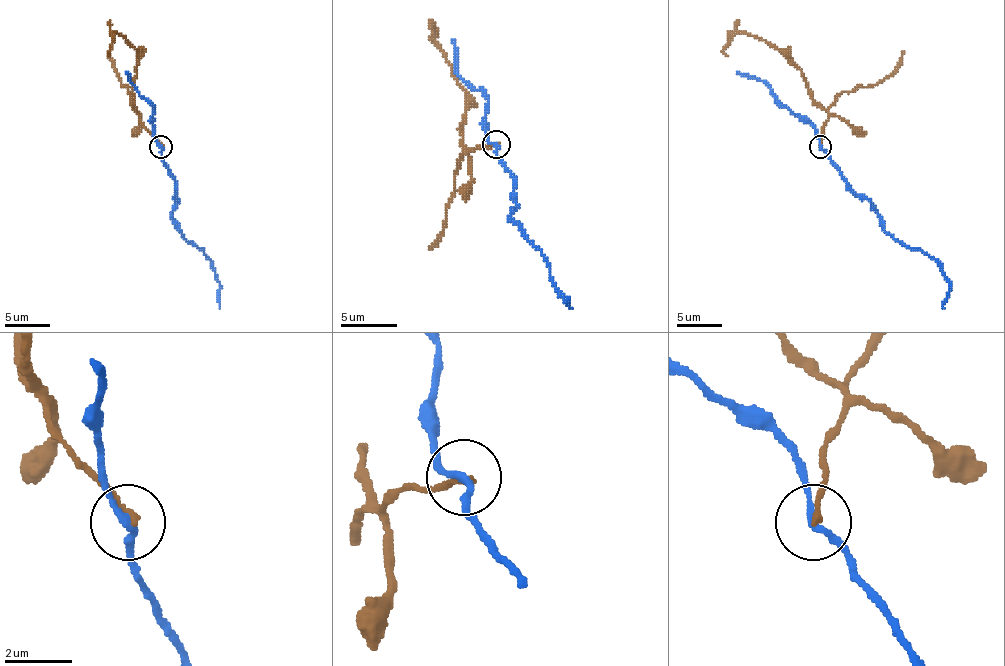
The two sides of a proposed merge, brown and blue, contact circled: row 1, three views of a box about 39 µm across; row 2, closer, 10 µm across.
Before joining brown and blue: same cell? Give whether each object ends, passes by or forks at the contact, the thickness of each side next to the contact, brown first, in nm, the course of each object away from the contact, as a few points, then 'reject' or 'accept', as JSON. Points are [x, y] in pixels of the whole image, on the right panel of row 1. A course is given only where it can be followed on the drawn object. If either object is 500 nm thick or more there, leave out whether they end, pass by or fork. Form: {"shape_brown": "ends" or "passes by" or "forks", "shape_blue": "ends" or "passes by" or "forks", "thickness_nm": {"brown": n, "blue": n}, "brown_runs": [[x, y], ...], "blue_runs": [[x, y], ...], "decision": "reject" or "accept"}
{"shape_brown": "ends", "shape_blue": "passes by", "thickness_nm": {"brown": 180, "blue": 200}, "brown_runs": [[819, 147], [828, 114], [813, 98], [804, 74], [786, 56], [746, 33], [737, 33], [723, 51], [728, 56]], "blue_runs": [[819, 147], [844, 181], [868, 201], [879, 225], [938, 263], [949, 283], [944, 308]], "decision": "reject"}

